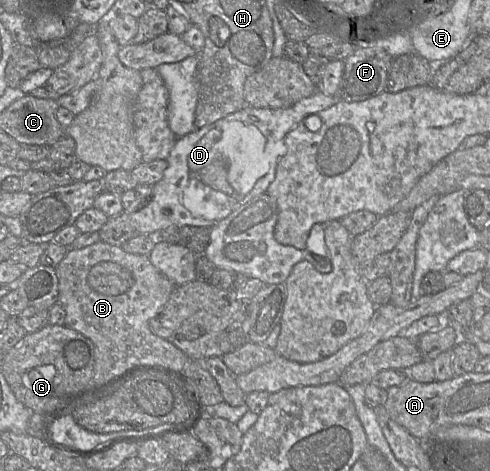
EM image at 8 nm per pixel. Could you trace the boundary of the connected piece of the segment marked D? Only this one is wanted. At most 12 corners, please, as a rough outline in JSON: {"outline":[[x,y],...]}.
{"outline":[[334,104],[245,106],[177,138],[137,235],[266,193],[286,134]]}

